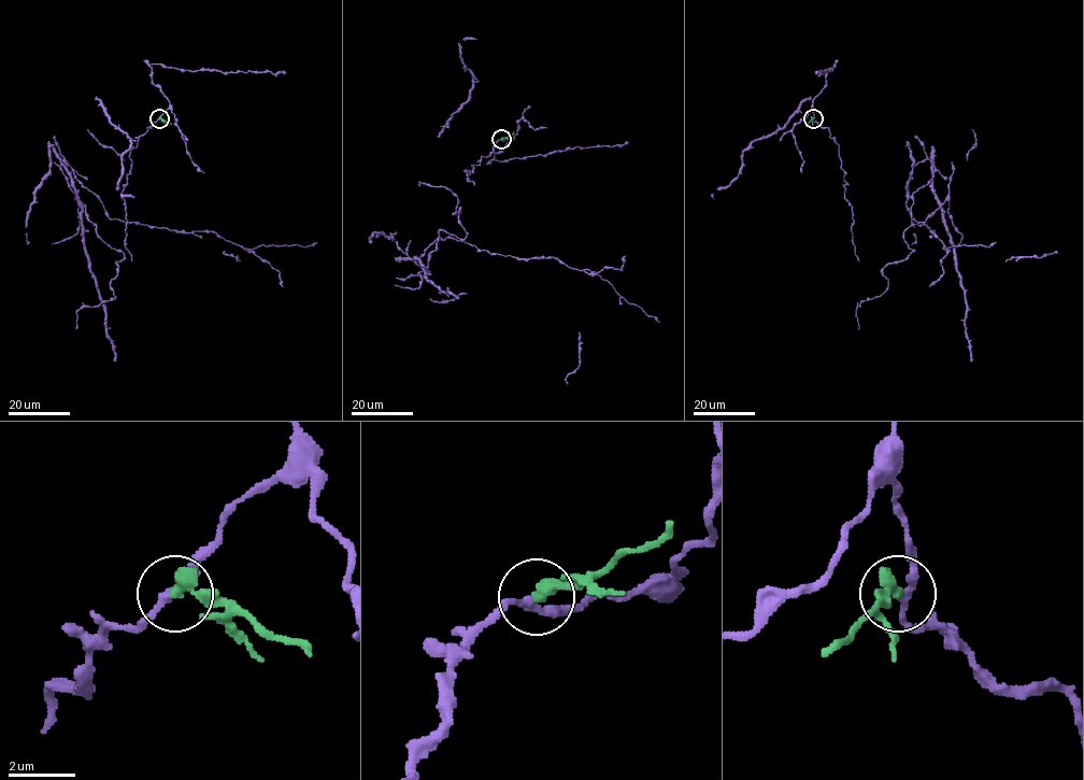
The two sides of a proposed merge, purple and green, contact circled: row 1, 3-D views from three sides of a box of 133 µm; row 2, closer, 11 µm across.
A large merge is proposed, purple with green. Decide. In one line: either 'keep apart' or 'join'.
keep apart

